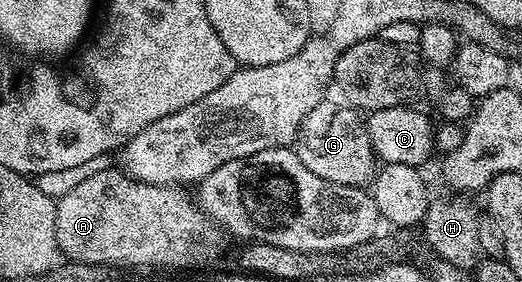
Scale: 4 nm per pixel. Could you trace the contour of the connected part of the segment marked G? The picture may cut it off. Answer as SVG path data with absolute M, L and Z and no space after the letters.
M336 102L320 103L311 109L311 113L307 113L297 134L295 150L299 161L303 161L303 165L307 165L307 169L311 169L311 173L316 173L318 177L339 185L361 187L375 175L375 156L366 120L354 108L344 102Z

